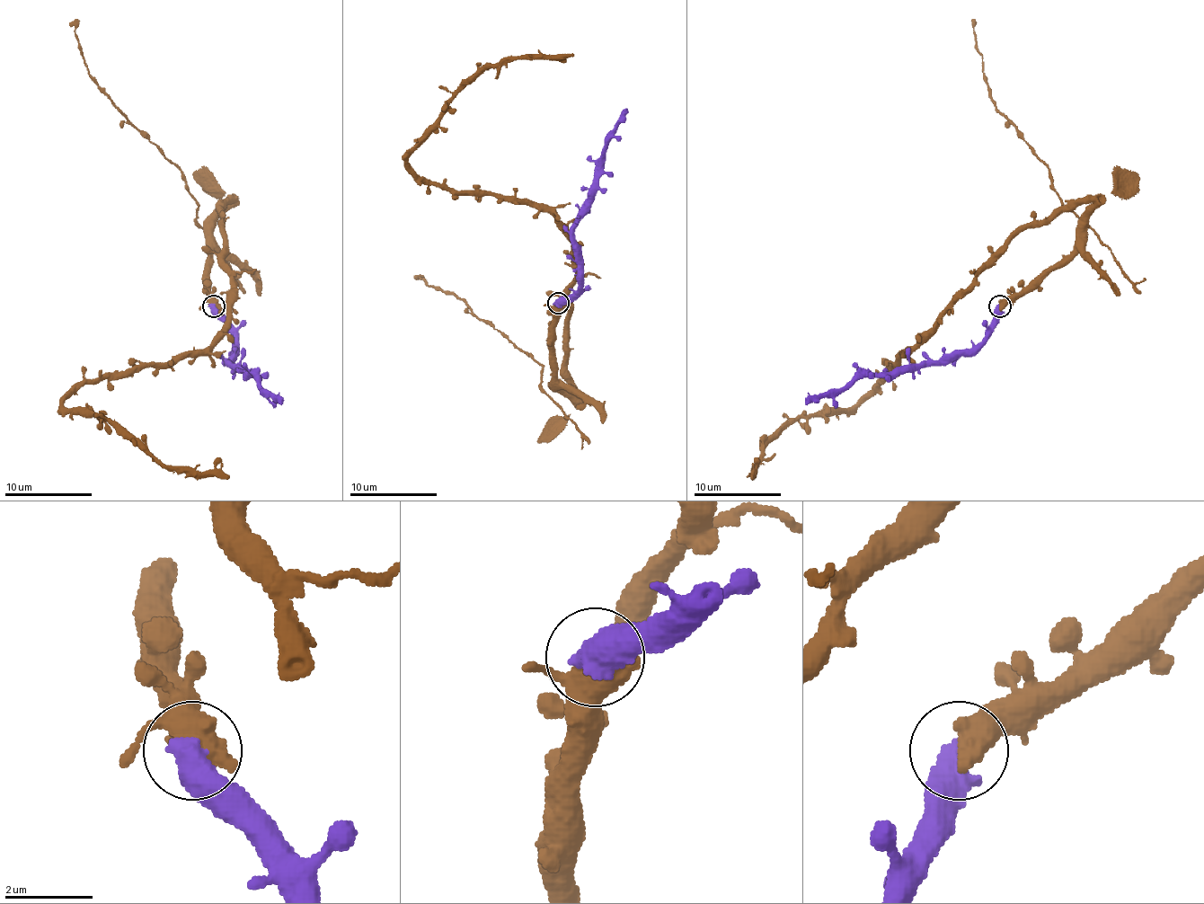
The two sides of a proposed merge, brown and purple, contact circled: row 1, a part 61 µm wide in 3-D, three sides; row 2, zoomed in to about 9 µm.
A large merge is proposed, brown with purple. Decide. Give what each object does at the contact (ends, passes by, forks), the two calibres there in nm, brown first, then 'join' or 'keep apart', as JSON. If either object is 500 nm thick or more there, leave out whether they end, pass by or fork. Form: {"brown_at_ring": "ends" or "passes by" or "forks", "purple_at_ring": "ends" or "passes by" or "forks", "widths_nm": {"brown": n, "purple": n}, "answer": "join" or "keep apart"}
{"widths_nm": {"brown": 500, "purple": 650}, "answer": "join"}

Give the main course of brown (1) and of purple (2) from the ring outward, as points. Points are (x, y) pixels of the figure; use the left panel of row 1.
1: (214, 305), (227, 203), (229, 325), (183, 358), (83, 379), (64, 406), (229, 478)
2: (214, 305), (234, 338), (229, 362), (243, 373), (251, 373), (281, 403)

